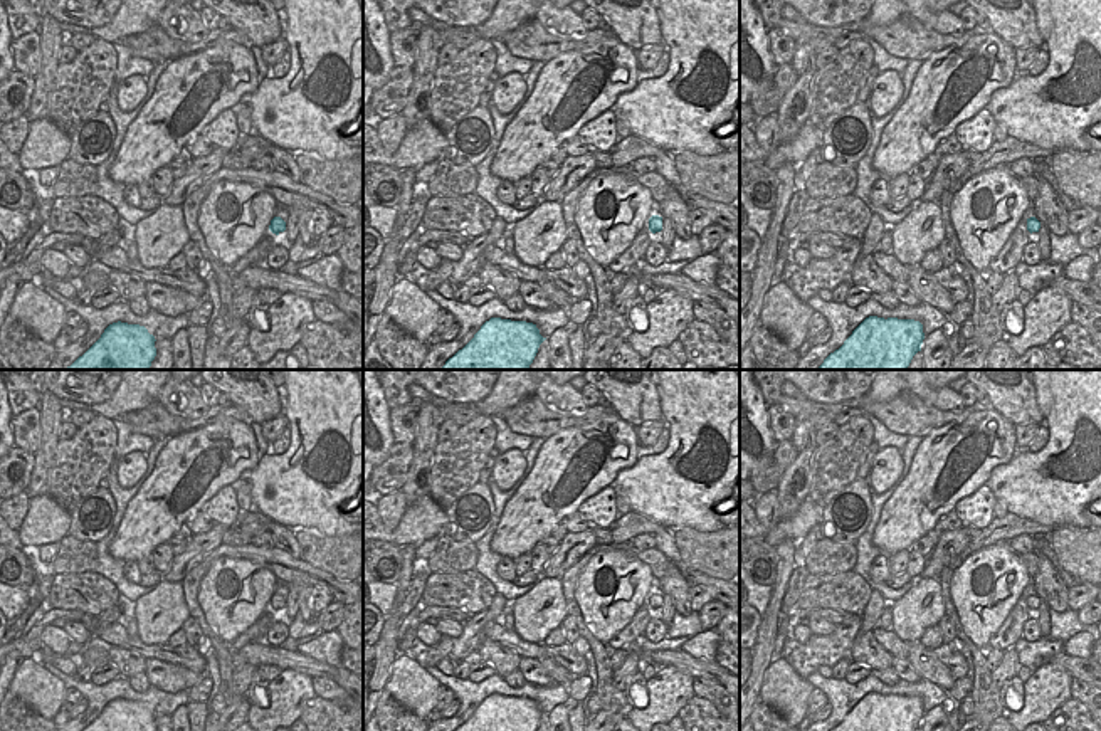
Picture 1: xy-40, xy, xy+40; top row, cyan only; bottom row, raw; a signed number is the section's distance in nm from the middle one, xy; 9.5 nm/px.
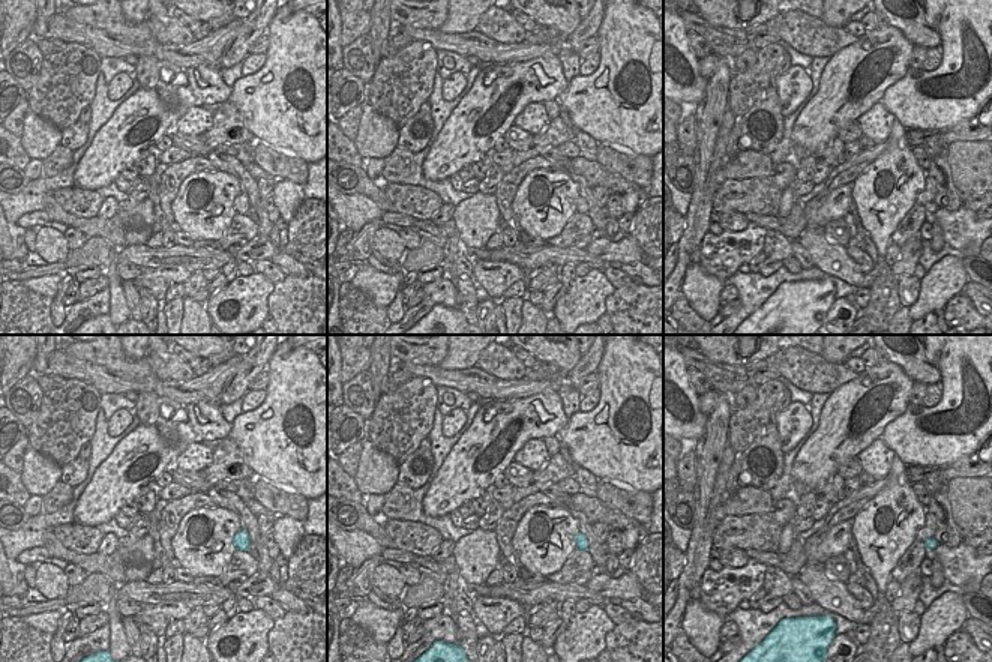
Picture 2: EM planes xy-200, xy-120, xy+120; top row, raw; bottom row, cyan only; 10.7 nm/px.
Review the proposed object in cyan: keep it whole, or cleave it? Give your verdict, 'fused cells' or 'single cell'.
single cell

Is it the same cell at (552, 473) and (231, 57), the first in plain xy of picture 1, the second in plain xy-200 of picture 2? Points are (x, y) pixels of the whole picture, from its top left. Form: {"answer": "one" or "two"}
{"answer": "two"}

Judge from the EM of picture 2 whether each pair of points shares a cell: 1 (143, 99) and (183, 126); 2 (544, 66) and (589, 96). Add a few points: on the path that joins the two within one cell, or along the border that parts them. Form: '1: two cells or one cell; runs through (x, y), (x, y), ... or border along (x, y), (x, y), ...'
1: two cells; border along (200, 105), (192, 105), (177, 120), (174, 128)
2: two cells; border along (569, 83), (556, 99)

